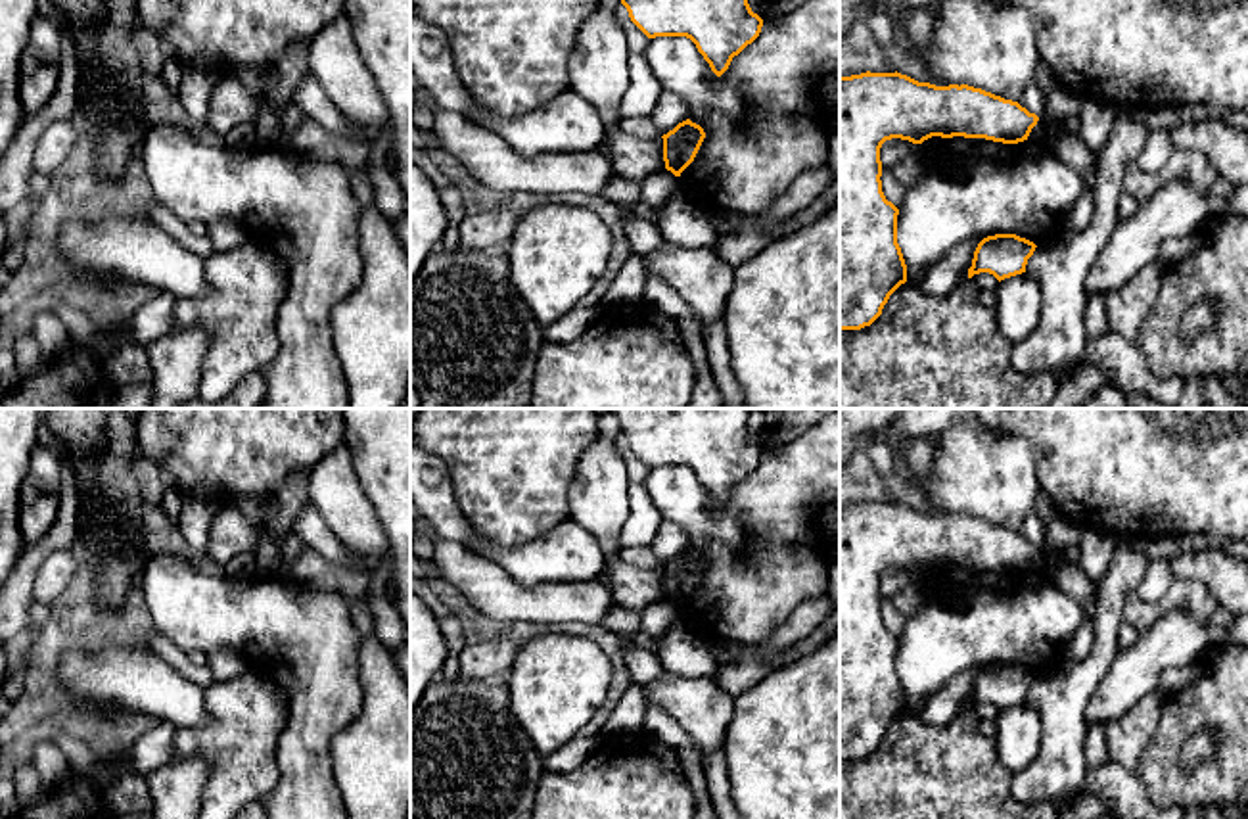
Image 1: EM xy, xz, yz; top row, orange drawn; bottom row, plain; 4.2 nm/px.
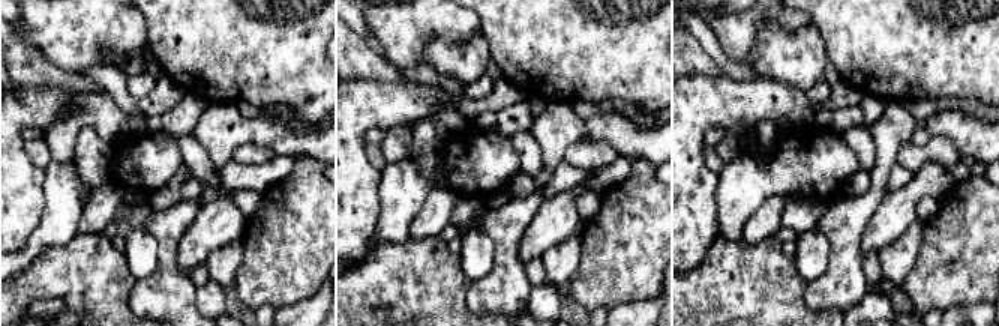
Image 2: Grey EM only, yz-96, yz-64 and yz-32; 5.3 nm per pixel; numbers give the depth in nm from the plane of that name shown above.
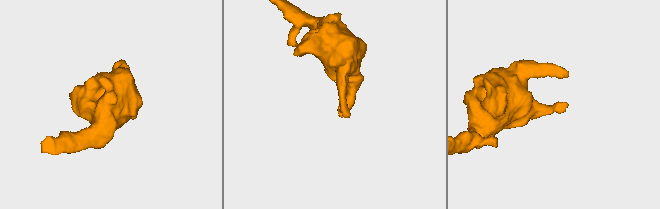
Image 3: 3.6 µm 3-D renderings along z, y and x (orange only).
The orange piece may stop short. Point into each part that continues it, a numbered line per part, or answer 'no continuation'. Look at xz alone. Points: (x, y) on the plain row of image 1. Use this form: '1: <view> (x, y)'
no continuation

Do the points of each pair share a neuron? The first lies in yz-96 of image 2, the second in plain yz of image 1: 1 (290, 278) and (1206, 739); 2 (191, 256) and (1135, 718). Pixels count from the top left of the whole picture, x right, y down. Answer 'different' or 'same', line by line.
1: different
2: different

